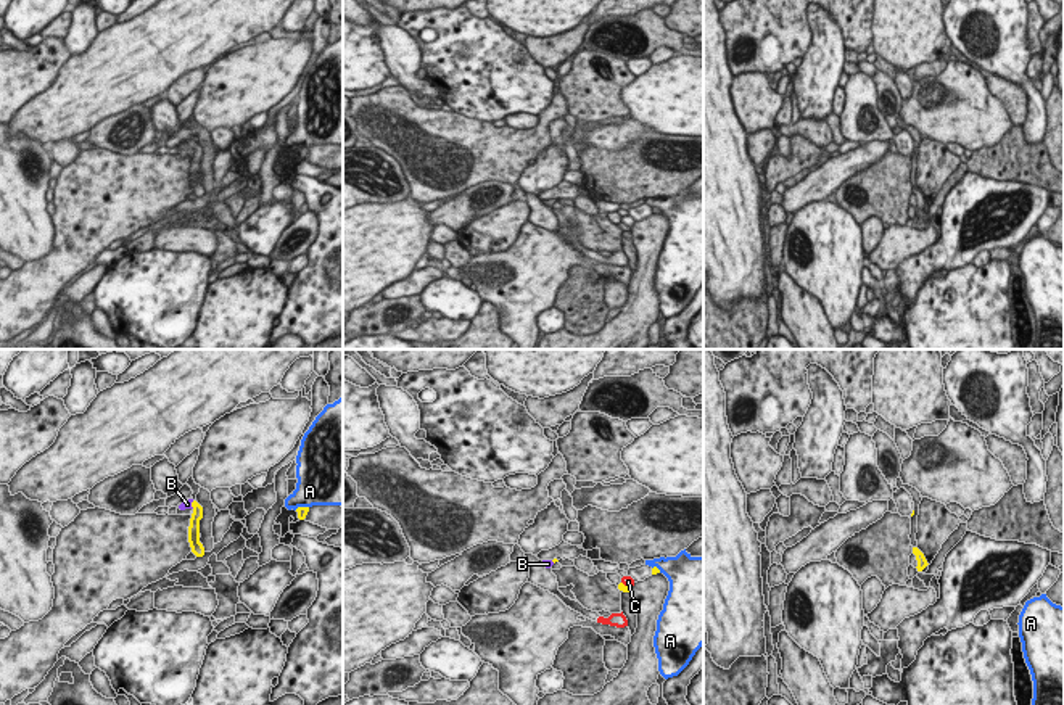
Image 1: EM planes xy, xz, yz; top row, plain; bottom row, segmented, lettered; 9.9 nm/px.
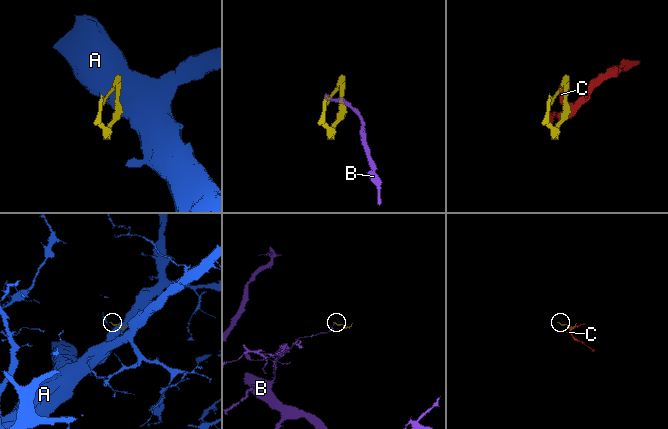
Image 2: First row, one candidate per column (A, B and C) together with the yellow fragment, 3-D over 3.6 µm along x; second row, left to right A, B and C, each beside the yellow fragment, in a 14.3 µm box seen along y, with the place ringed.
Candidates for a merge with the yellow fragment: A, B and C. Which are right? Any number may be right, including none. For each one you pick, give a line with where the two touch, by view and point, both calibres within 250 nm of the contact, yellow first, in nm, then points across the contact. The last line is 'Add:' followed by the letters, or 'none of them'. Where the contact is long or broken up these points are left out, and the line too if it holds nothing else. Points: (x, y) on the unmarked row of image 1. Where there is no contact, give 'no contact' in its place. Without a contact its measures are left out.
B: meets yellow in xy at (192, 144); 120 nm thick on the yellow side, 90 nm on the other; runs through xy (197, 155), (192, 144), (187, 144)
Add: B

